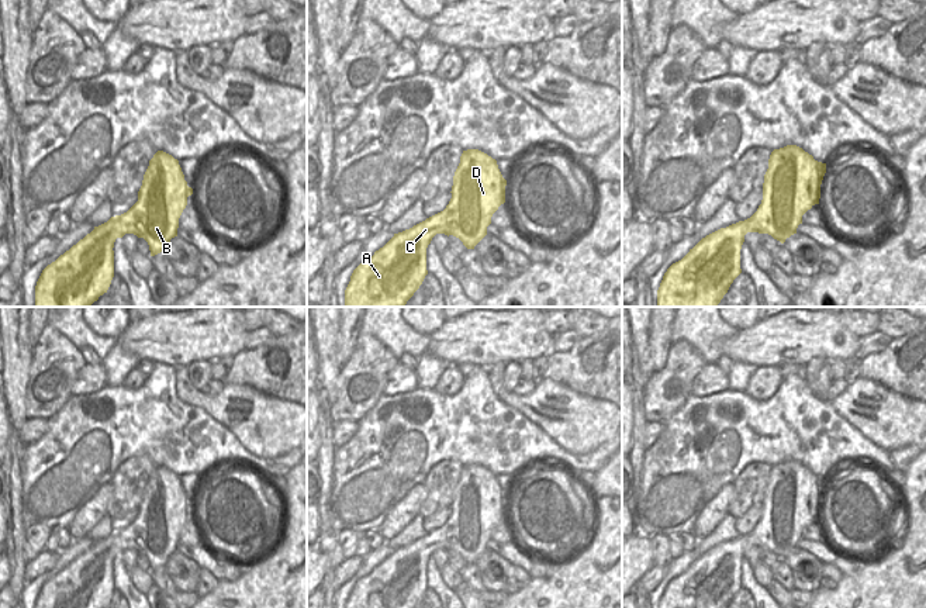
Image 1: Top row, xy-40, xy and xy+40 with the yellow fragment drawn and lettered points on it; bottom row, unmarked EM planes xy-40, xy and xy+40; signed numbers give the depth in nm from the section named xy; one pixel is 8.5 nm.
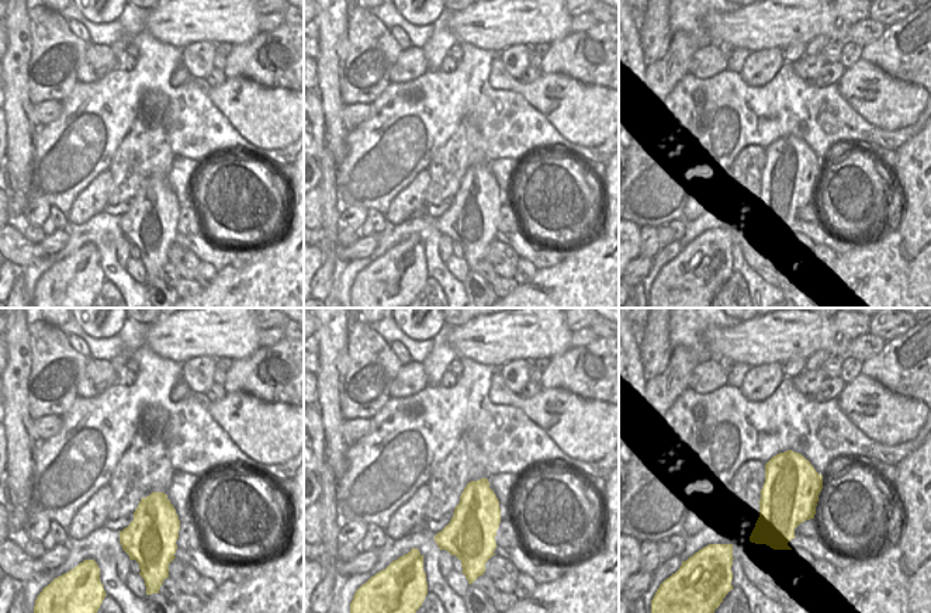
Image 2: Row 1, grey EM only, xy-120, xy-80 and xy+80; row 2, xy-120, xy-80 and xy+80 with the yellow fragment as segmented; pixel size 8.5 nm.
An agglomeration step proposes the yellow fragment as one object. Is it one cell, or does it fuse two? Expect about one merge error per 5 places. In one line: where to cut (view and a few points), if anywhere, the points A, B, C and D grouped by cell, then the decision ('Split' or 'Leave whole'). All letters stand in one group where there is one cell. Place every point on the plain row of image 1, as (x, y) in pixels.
No split. Groups: A B C D. Leave whole.

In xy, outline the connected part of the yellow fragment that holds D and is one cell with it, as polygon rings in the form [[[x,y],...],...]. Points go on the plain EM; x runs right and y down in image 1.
[[[478,464],[463,466],[453,491],[452,514],[446,524],[394,552],[352,588],[345,608],[415,608],[426,585],[426,563],[436,549],[459,553],[467,564],[487,550],[493,529],[505,518],[507,495],[497,476]]]

